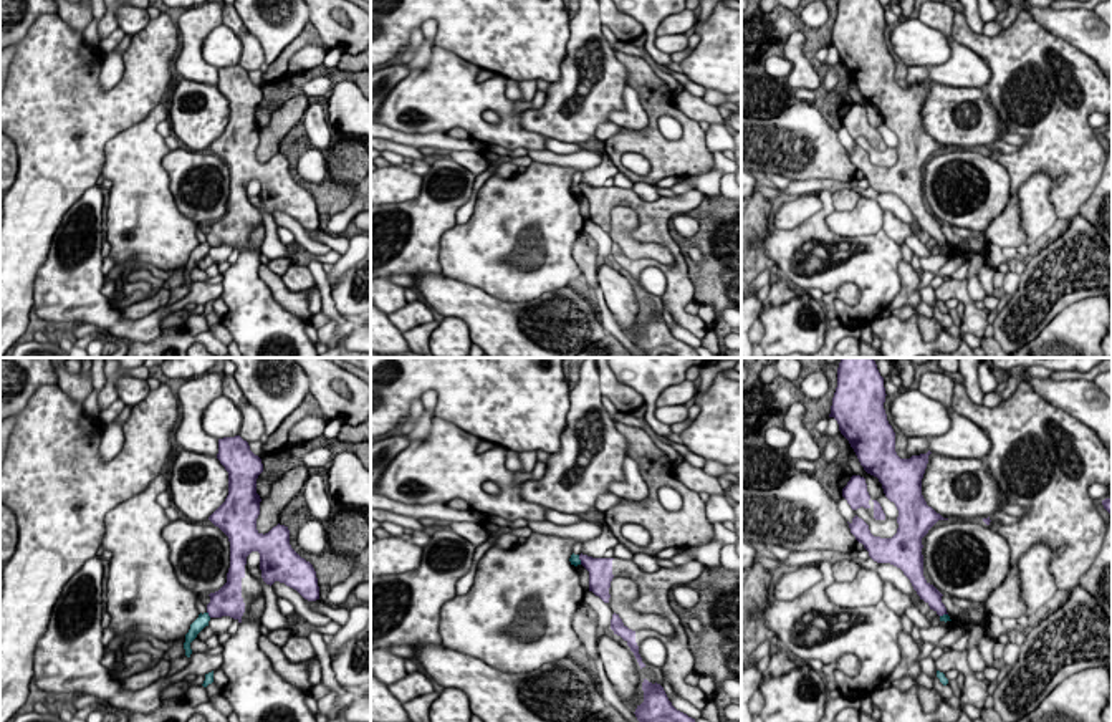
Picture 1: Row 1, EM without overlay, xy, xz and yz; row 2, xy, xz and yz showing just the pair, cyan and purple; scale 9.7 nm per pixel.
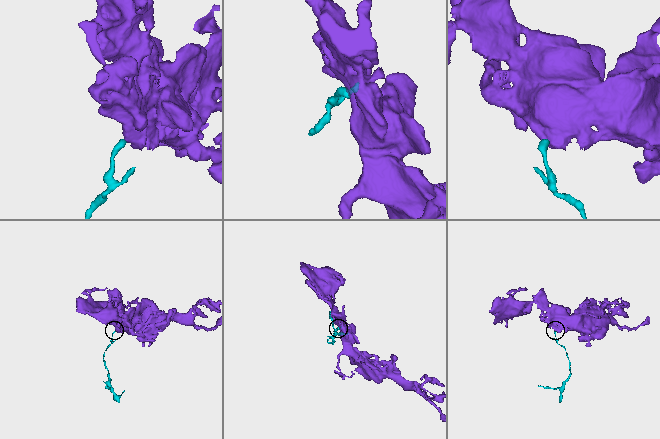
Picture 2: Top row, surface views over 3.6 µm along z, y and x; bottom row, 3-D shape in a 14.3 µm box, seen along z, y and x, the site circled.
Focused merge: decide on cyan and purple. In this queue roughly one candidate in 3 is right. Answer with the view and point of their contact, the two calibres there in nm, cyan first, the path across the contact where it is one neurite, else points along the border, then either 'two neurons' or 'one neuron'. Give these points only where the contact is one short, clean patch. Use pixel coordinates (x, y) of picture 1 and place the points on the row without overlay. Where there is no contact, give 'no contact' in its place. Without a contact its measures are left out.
xy (207, 244) | 120/280 nm | along xy (207, 240), (210, 245) | two neurons

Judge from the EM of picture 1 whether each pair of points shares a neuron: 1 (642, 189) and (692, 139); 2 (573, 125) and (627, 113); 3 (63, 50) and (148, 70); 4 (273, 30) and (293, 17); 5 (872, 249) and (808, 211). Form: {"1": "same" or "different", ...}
{"1": "different", "2": "different", "3": "same", "4": "same", "5": "different"}

